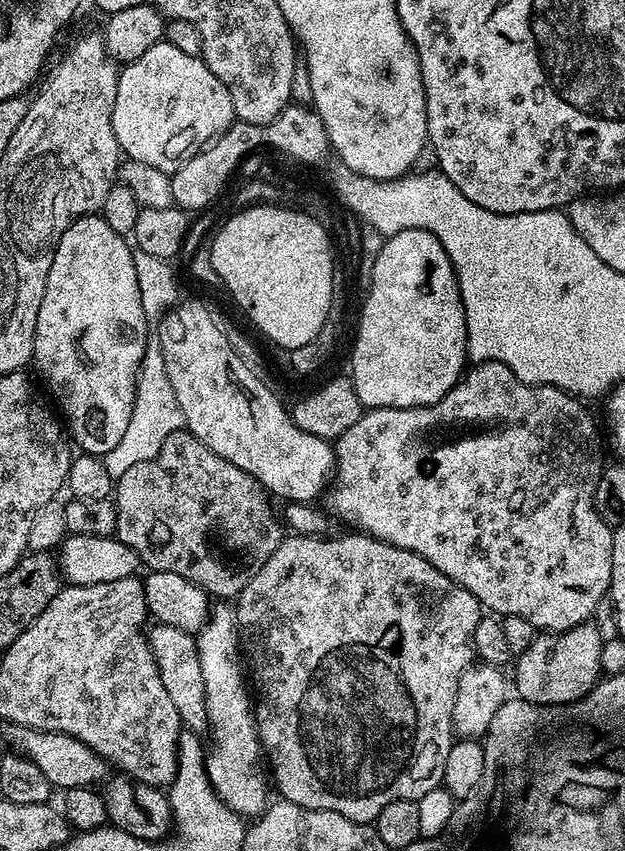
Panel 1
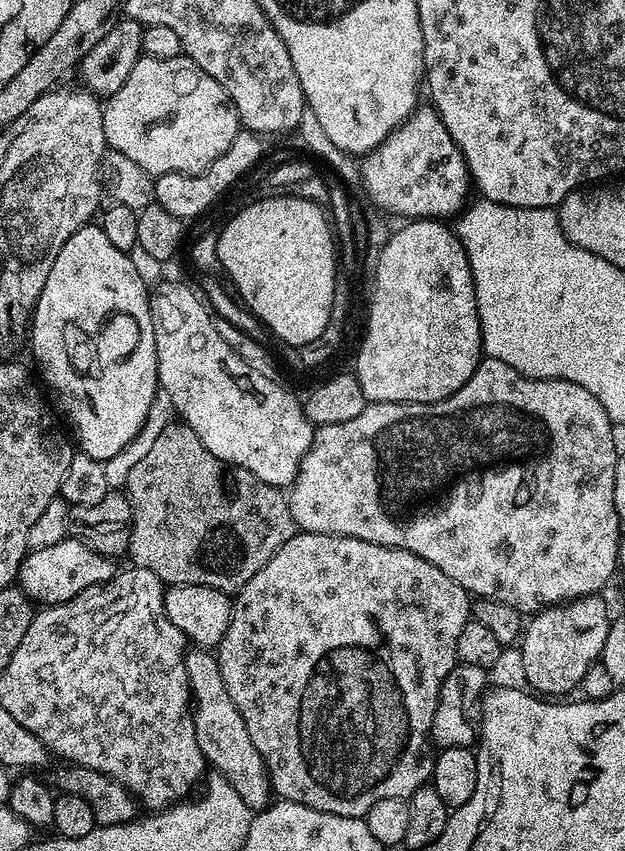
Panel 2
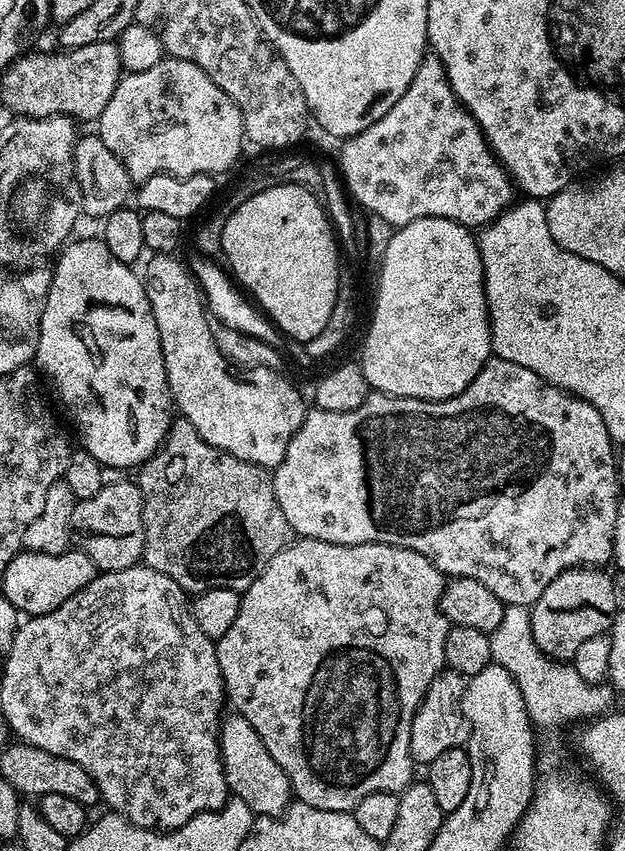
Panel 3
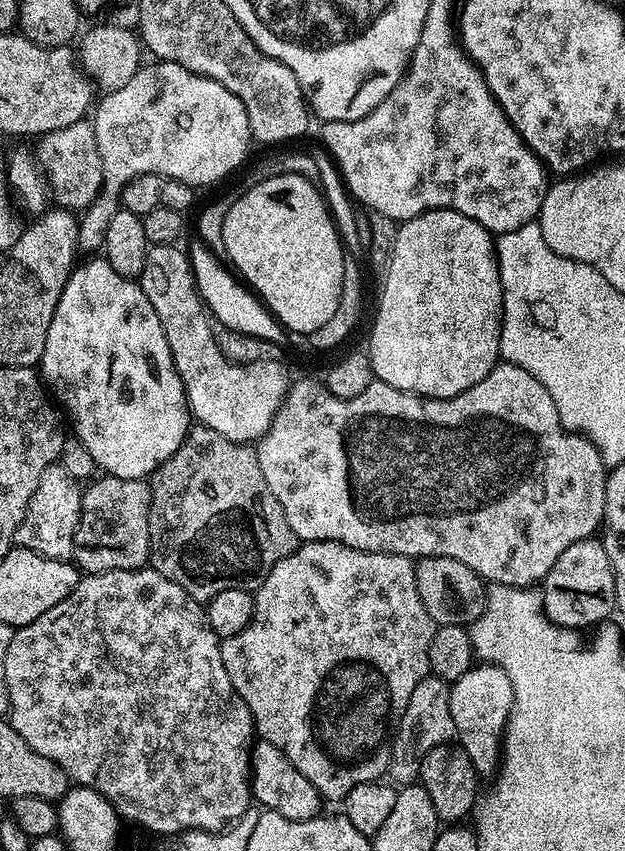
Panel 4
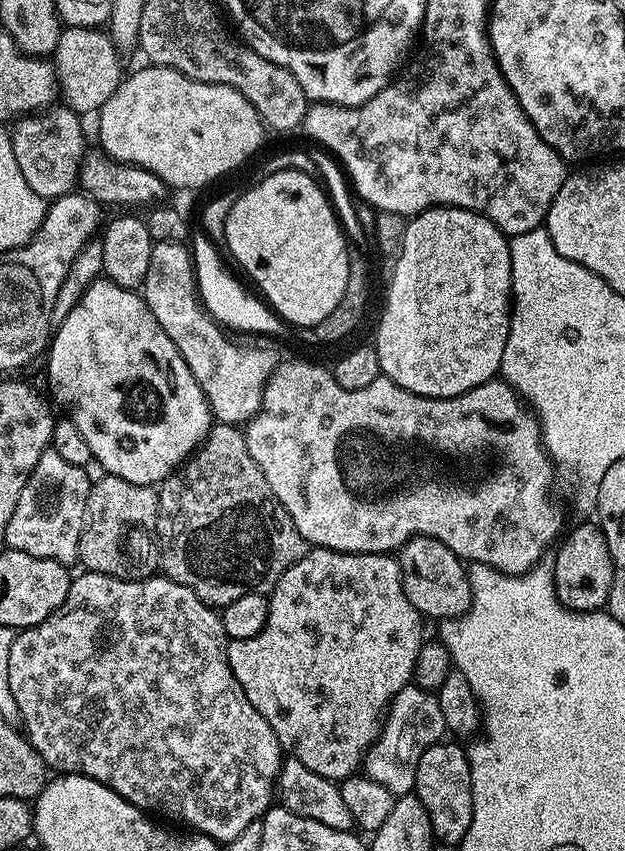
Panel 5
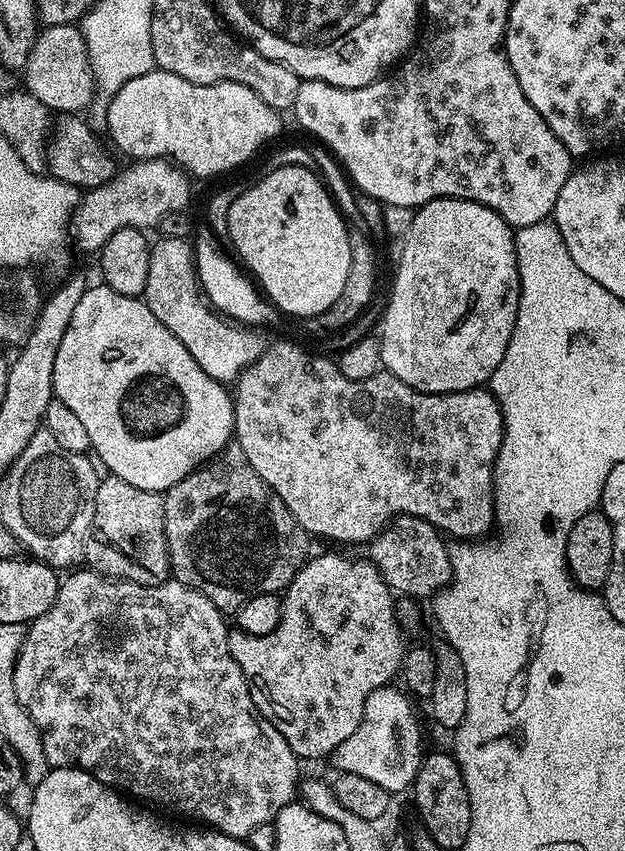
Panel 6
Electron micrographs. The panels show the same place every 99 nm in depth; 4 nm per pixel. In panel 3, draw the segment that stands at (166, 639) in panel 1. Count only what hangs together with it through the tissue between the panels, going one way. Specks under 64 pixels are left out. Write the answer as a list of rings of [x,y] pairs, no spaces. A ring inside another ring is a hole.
[[[235,714],[228,715],[220,725],[220,757],[229,793],[246,802],[256,816],[282,816],[294,800],[290,778],[286,778],[282,766],[270,758],[270,750],[262,746],[262,738],[258,738],[250,722]]]

